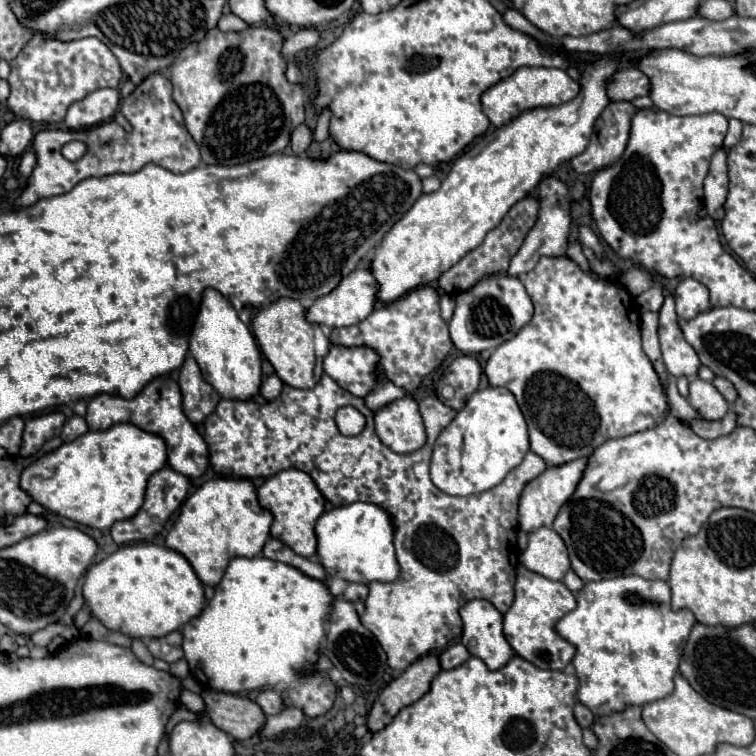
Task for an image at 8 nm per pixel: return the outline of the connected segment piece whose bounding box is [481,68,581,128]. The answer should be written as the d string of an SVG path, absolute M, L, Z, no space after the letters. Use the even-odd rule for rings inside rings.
M519 68L509 78L501 80L495 86L491 86L489 90L485 90L485 94L481 96L481 102L483 102L483 112L489 118L489 122L495 128L501 128L525 110L533 110L533 108L541 108L541 106L559 106L563 102L569 102L577 96L579 90L581 90L581 84L575 82L573 78L569 78L565 70L559 70L559 68Z

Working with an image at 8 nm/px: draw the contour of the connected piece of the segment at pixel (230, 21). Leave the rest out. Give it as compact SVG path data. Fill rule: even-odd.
M225 14L225 16L221 16L221 20L219 20L219 26L217 26L219 30L245 30L247 28L247 24L239 18L239 16L235 16L235 14Z

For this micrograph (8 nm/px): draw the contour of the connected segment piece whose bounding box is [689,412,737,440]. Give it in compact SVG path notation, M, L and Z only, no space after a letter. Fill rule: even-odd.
M729 412L729 414L727 414L723 420L719 420L719 422L707 422L707 420L703 420L703 418L697 418L697 420L691 420L689 426L693 428L693 432L695 432L697 436L713 440L713 438L719 438L719 436L729 434L737 424L735 424L735 414Z

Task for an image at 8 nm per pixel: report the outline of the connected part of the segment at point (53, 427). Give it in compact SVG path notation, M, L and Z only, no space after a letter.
M49 412L41 416L33 416L25 422L23 444L19 448L19 456L33 456L43 446L43 442L51 436L59 436L63 428L65 416L63 412Z

